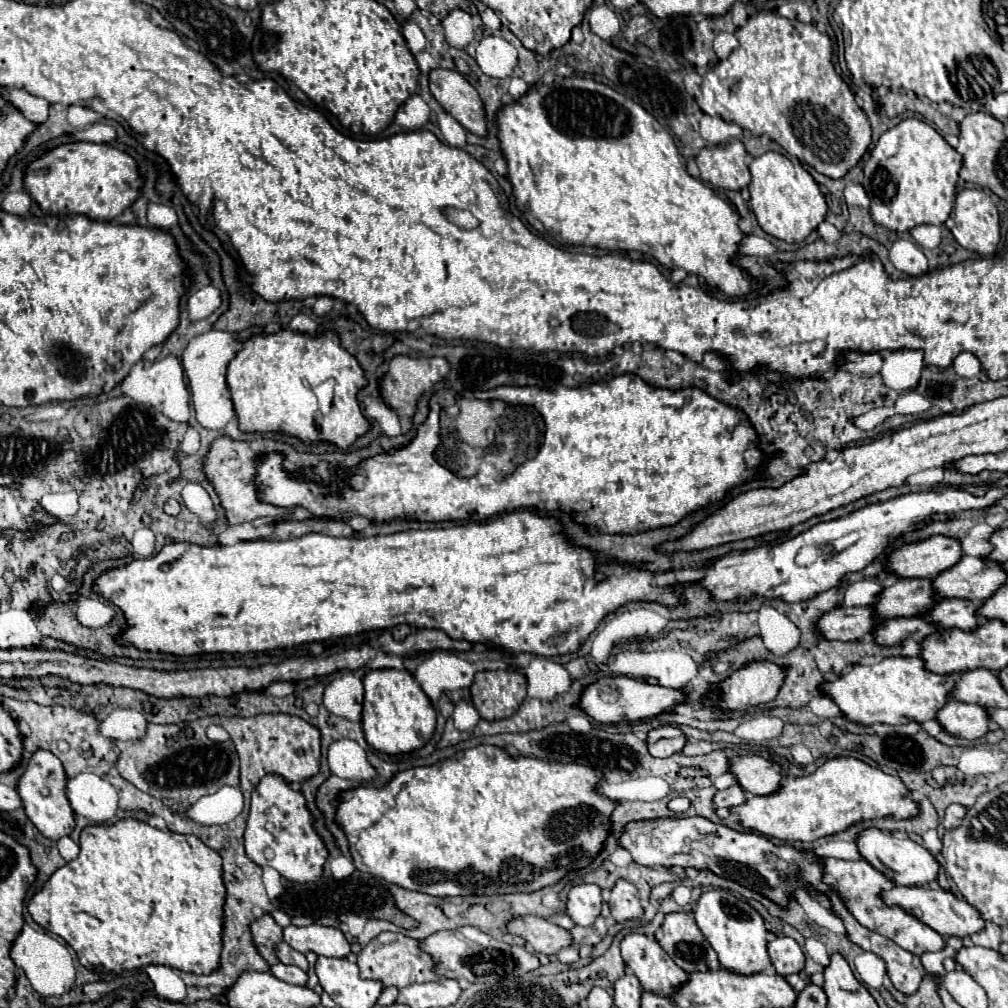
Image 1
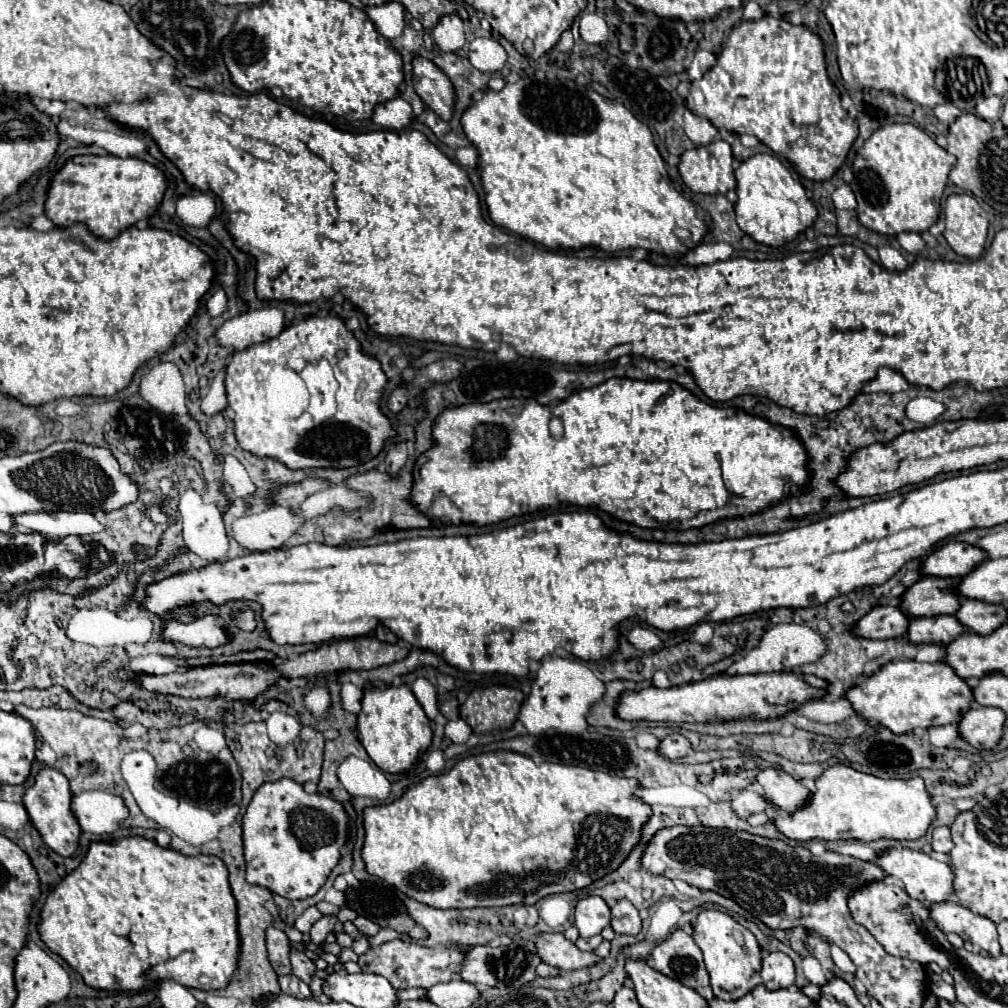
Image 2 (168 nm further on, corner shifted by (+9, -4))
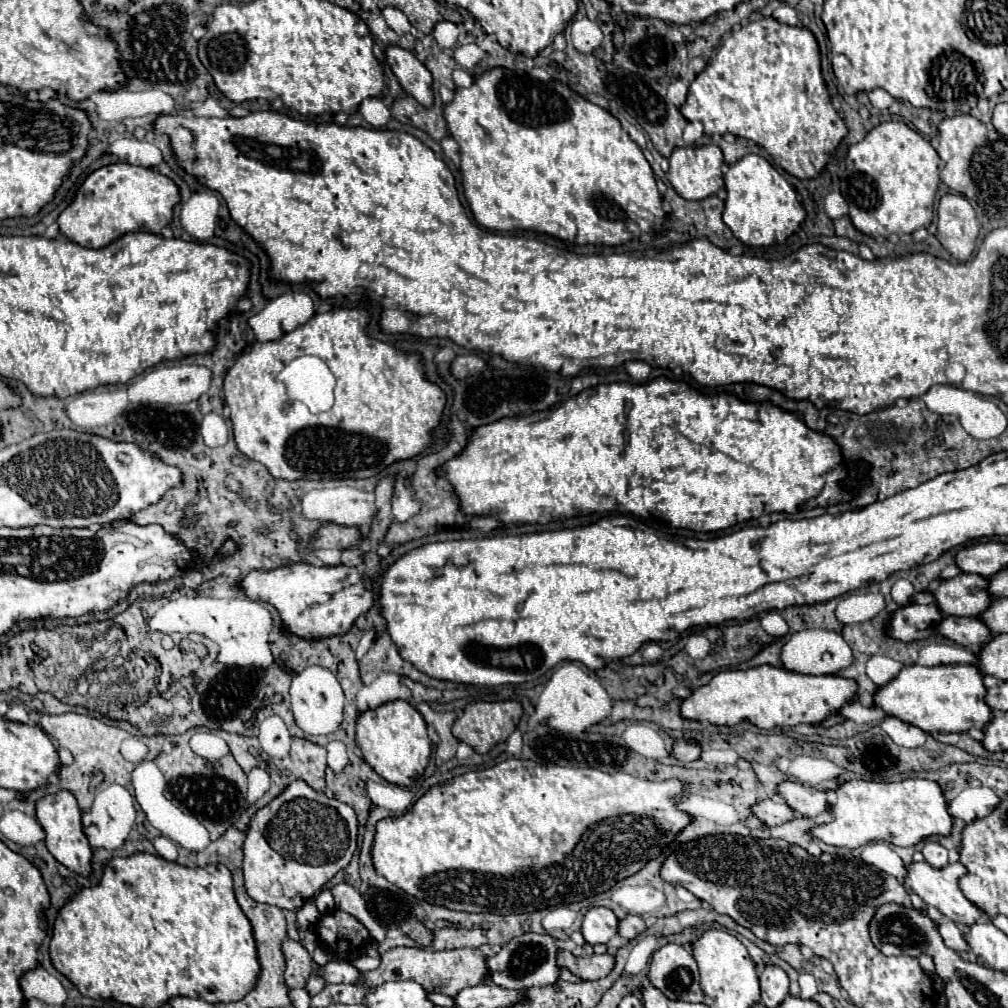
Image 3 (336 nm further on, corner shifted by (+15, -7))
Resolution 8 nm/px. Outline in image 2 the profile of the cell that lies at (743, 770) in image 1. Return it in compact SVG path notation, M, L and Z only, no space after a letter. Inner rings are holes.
M761 769L757 773L757 783L765 789L763 795L767 801L785 811L799 809L809 797L809 789L799 785L799 781L787 775L783 769Z

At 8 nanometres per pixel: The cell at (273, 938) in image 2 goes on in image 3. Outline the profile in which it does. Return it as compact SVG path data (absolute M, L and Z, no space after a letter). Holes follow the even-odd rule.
M287 938L283 942L283 954L285 954L285 982L289 988L305 988L307 978L313 970L313 958L311 954L301 946L301 942L295 942Z

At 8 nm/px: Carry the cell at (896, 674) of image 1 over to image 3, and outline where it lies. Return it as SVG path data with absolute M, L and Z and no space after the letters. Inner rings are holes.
M951 664L951 666L903 666L897 678L881 686L875 694L875 706L885 710L889 716L905 720L925 732L967 732L971 728L983 728L993 718L993 710L985 704L985 684L983 674L973 664Z

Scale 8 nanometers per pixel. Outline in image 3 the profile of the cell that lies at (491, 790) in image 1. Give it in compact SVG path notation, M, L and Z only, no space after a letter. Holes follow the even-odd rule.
M509 758L493 768L467 772L461 778L455 778L447 784L433 786L423 798L419 798L413 808L399 816L399 818L385 818L377 824L375 844L373 844L373 864L375 870L385 876L391 884L399 886L407 894L421 898L425 902L445 906L449 910L463 910L463 912L491 912L491 914L529 914L535 910L559 906L559 904L573 904L581 902L585 898L591 898L595 894L601 894L609 888L613 888L619 880L625 880L633 874L637 874L649 860L655 860L673 840L675 836L691 824L691 816L681 812L677 808L677 800L685 794L685 782L683 780L641 780L635 776L629 776L625 772L607 774L595 768L573 768L573 766L543 766L533 764L533 760L519 760Z

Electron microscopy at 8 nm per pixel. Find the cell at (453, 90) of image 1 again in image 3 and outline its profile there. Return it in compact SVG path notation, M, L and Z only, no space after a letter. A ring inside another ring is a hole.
M389 46L385 50L385 62L397 76L405 94L413 96L419 104L427 108L433 104L433 90L431 90L431 72L405 48Z

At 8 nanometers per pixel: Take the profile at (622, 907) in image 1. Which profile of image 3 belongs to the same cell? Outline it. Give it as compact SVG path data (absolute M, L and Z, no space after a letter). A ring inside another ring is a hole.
M629 914L625 916L623 920L619 920L619 936L627 938L627 940L633 940L637 938L639 934L643 934L647 930L647 924L641 916L635 916L635 914Z

